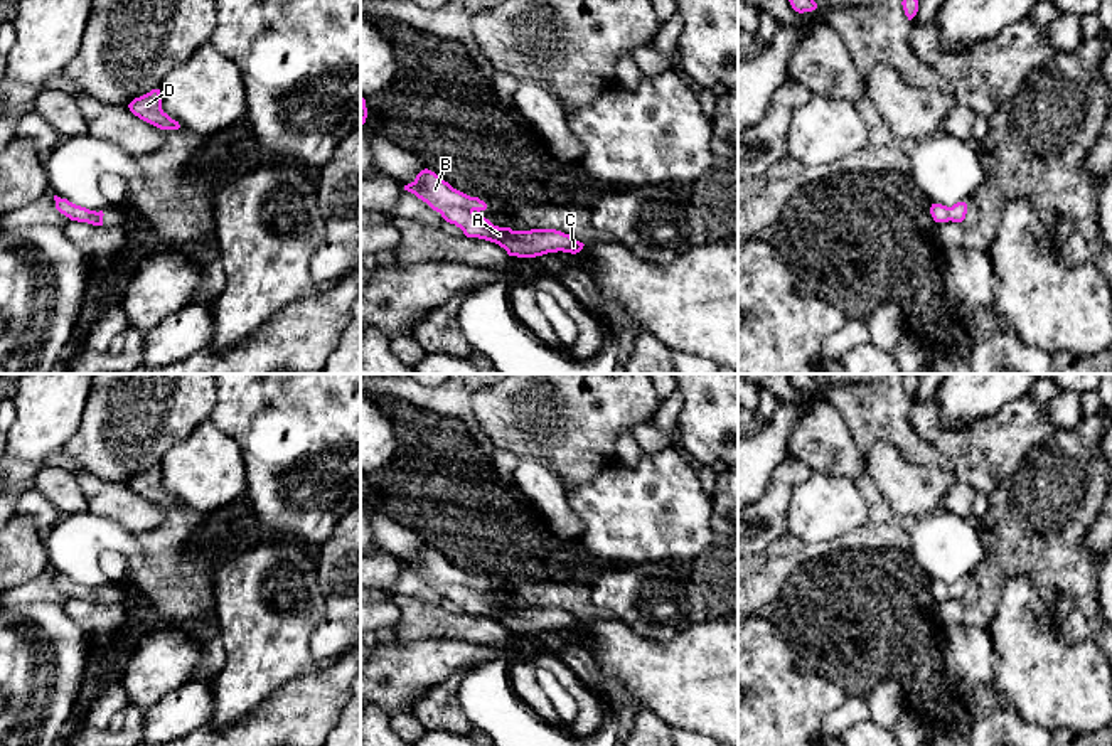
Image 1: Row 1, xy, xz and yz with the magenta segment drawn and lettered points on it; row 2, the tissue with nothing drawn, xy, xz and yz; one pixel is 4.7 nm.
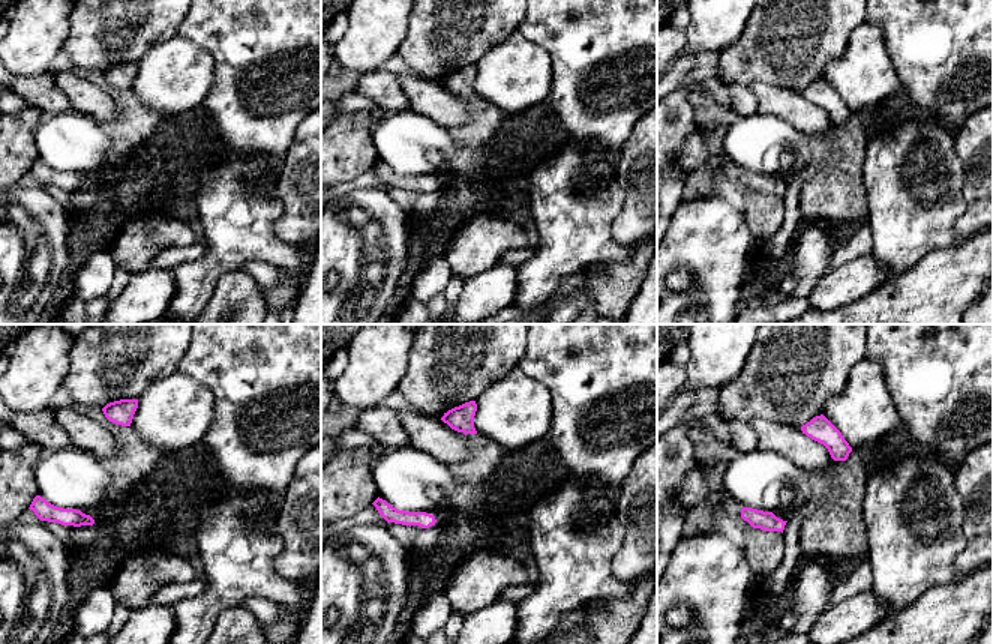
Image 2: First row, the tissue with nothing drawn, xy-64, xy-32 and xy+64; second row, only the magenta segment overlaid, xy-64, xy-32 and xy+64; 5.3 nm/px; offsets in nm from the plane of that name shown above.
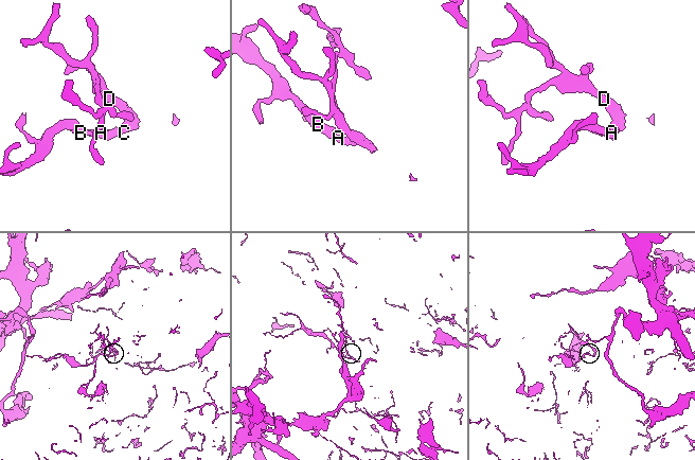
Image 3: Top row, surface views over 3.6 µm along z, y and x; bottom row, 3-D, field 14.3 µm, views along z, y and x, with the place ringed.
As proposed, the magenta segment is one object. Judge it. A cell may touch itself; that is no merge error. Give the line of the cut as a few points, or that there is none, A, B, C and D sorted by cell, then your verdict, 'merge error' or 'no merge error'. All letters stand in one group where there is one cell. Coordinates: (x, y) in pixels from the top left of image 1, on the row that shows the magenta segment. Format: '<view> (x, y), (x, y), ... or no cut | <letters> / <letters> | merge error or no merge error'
no cut | A B C D | no merge error

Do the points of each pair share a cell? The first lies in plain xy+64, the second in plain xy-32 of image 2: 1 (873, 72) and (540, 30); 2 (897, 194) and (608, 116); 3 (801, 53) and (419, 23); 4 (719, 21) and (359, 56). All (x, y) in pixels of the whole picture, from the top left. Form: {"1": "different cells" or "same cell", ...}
{"1": "different cells", "2": "different cells", "3": "same cell", "4": "same cell"}

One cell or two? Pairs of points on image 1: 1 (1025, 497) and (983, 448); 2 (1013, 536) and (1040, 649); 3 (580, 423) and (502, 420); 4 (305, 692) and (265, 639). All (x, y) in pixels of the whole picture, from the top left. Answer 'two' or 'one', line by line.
1: two
2: two
3: one
4: two

